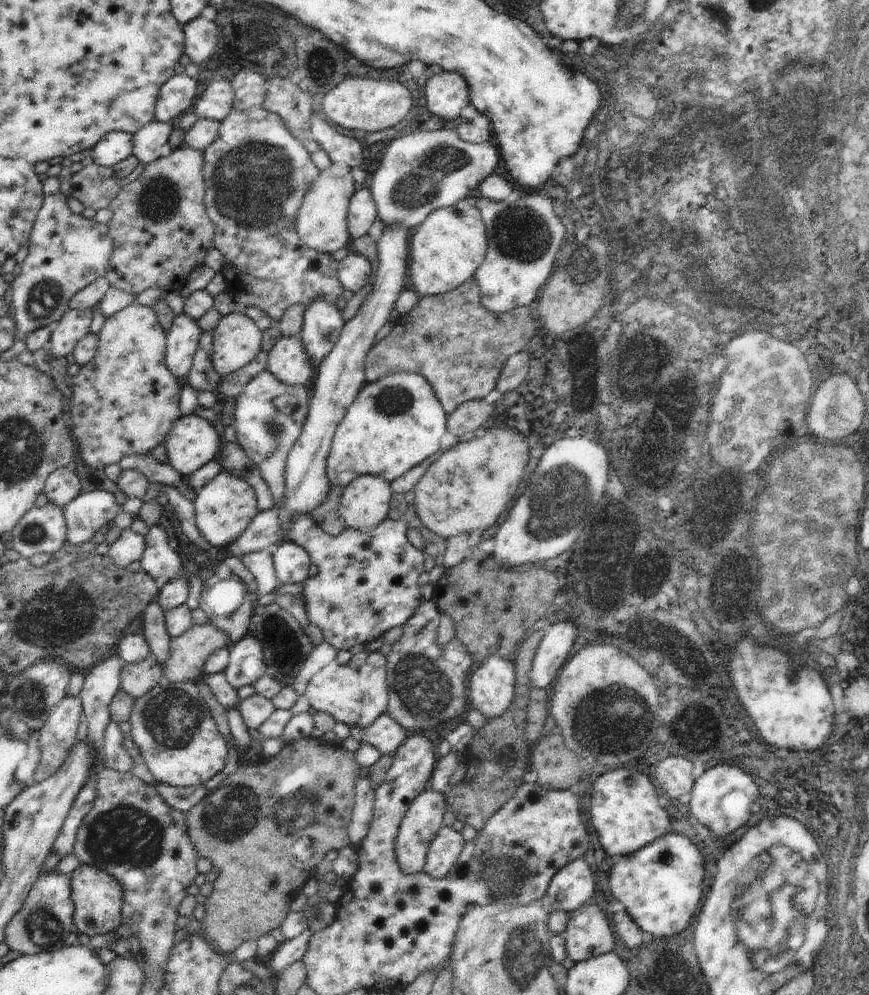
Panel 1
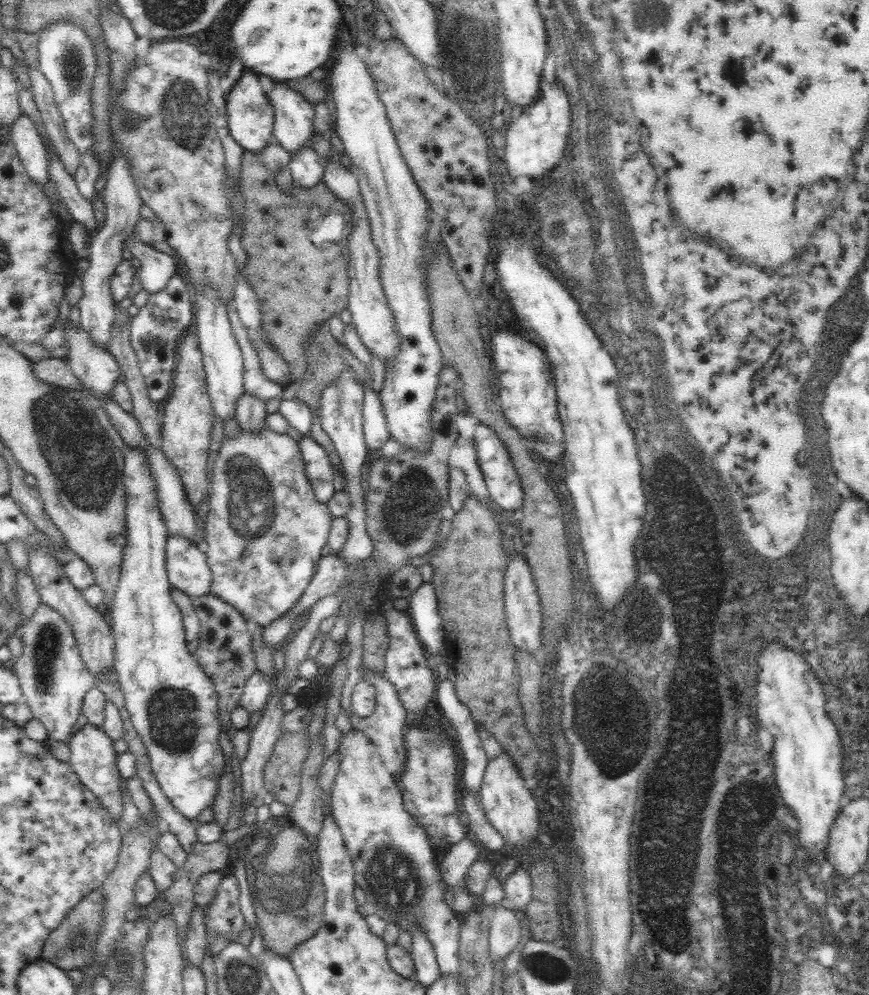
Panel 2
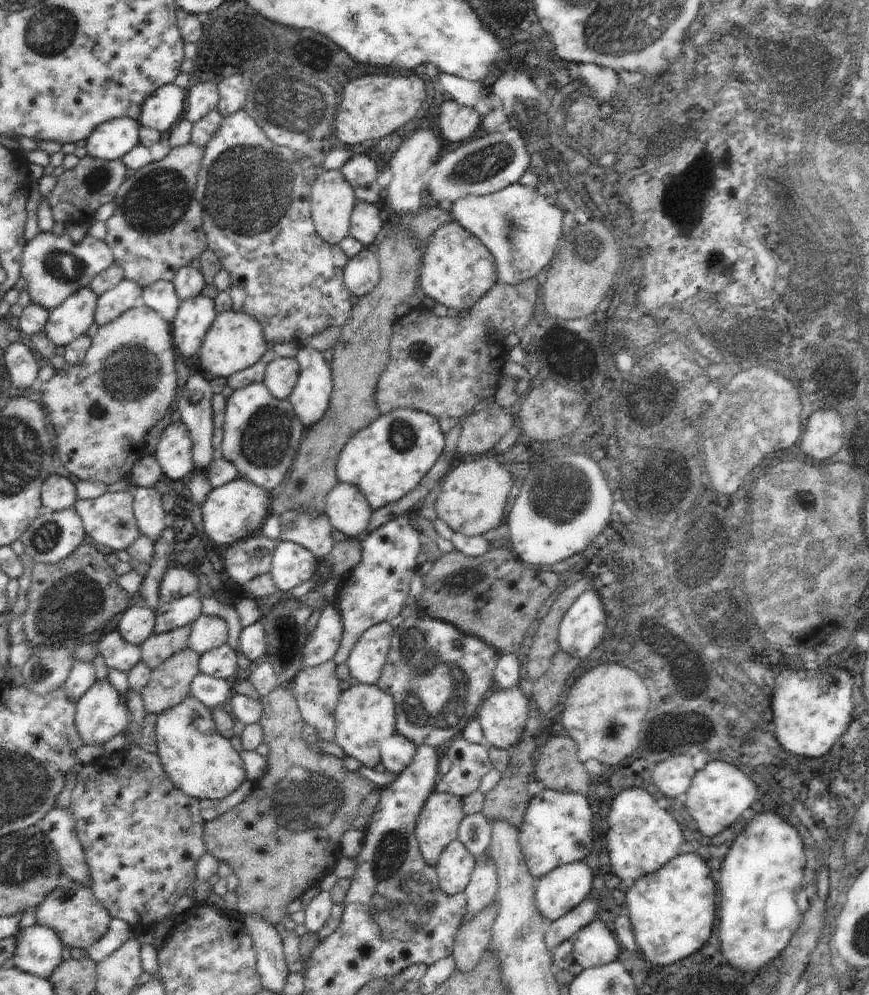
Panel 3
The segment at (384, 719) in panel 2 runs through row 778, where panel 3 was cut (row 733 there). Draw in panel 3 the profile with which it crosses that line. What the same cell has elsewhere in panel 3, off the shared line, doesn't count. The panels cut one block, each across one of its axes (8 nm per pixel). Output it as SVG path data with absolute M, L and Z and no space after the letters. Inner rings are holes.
M398 732L382 741L381 762L385 770L400 775L413 761L417 747L414 742Z

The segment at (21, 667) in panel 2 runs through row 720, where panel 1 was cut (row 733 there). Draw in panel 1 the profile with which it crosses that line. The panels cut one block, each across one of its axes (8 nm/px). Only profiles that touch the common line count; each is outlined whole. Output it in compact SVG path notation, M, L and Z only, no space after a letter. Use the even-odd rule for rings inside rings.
M66 695L50 713L44 726L39 729L38 744L41 746L41 759L36 767L32 783L49 779L64 764L70 749L78 741L76 732L82 720L83 704L80 695Z

